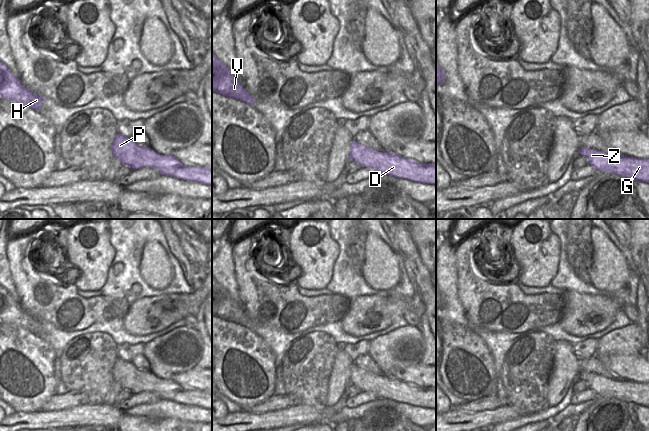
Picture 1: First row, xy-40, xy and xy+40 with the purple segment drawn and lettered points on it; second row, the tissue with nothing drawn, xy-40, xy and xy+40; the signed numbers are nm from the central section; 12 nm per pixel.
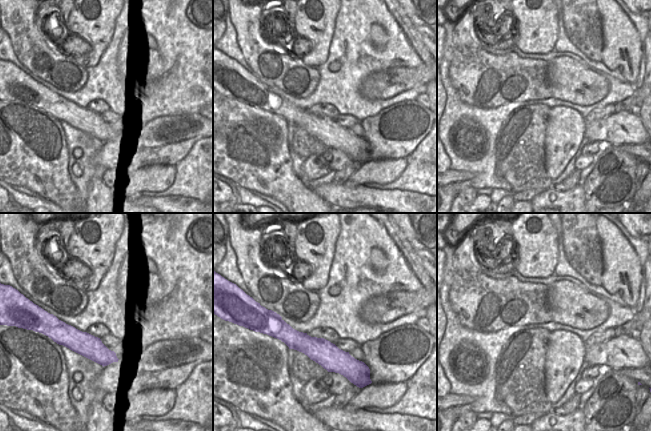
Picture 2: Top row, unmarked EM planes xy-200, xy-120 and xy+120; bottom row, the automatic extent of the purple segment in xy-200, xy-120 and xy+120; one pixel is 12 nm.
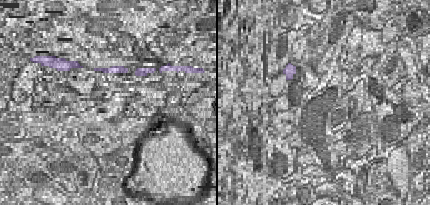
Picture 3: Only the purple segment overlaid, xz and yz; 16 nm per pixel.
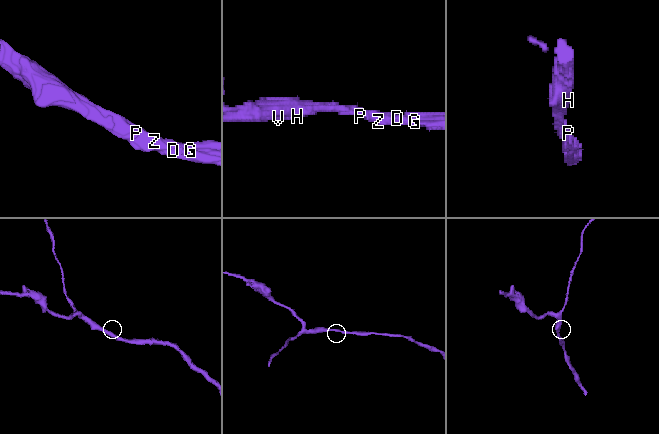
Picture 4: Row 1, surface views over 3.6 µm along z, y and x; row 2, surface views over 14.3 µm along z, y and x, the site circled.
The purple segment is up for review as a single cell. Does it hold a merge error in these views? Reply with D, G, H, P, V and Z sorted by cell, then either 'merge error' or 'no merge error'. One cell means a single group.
D G H P V Z; no merge error

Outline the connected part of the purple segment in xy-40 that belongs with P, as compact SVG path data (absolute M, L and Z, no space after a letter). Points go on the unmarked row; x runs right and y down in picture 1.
M117 358L112 367L113 380L131 394L154 392L161 399L212 410L212 393L185 390L172 379L160 379L150 371L136 368L131 362Z

